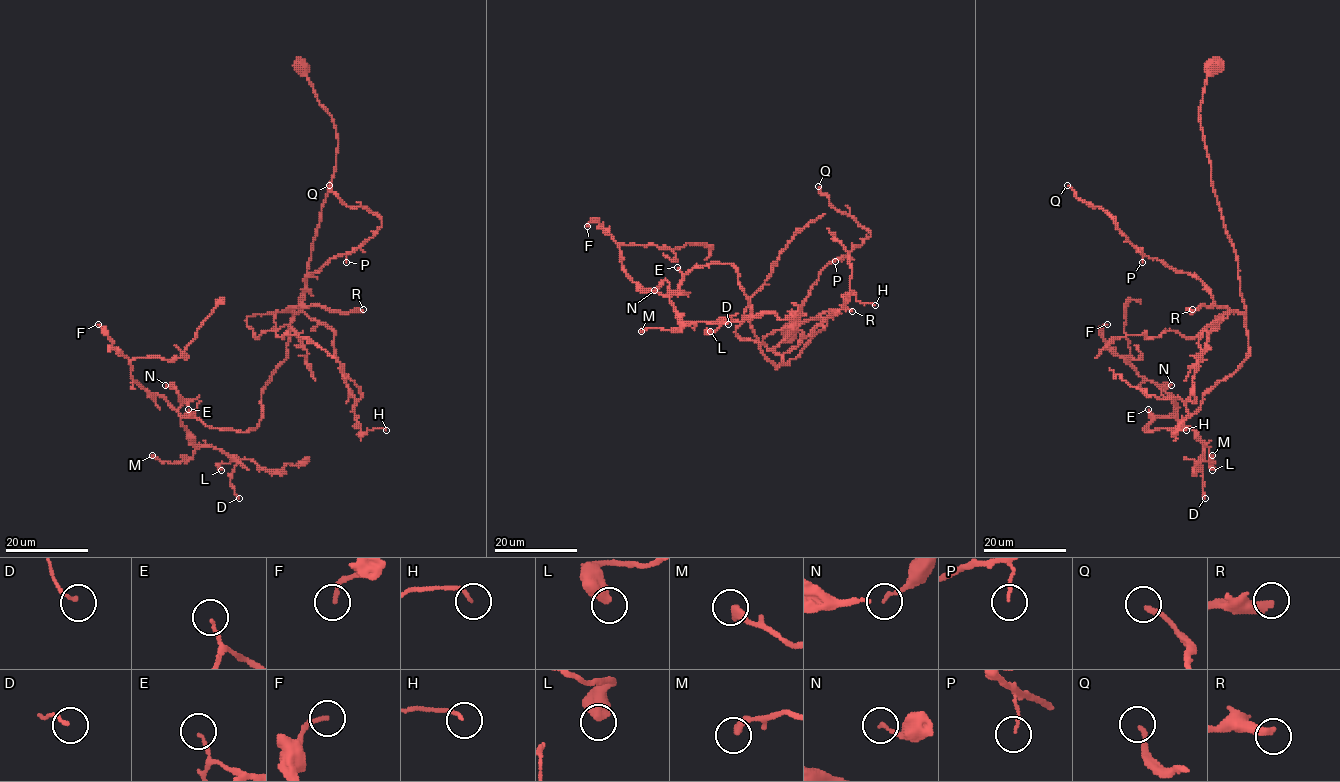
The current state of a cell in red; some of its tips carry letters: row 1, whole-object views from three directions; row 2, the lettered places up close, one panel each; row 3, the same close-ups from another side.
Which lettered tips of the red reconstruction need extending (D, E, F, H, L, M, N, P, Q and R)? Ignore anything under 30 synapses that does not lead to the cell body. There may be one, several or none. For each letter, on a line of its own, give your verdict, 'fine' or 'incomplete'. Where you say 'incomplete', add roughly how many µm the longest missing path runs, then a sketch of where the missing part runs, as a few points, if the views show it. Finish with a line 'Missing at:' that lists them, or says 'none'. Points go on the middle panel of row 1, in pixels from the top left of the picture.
D: fine
E: fine
F: fine
H: fine
L: fine
M: fine
N: fine
P: fine
Q: fine
R: incomplete; missing 60 µm; course (852, 311), (892, 312), (910, 302), (912, 319), (928, 351), (942, 324), (953, 342), (952, 354)
Missing at: R

